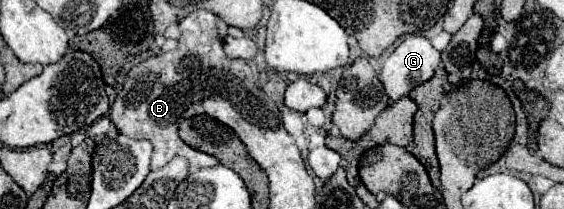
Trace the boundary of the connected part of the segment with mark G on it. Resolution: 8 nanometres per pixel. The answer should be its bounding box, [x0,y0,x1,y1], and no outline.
[378,34,440,101]

